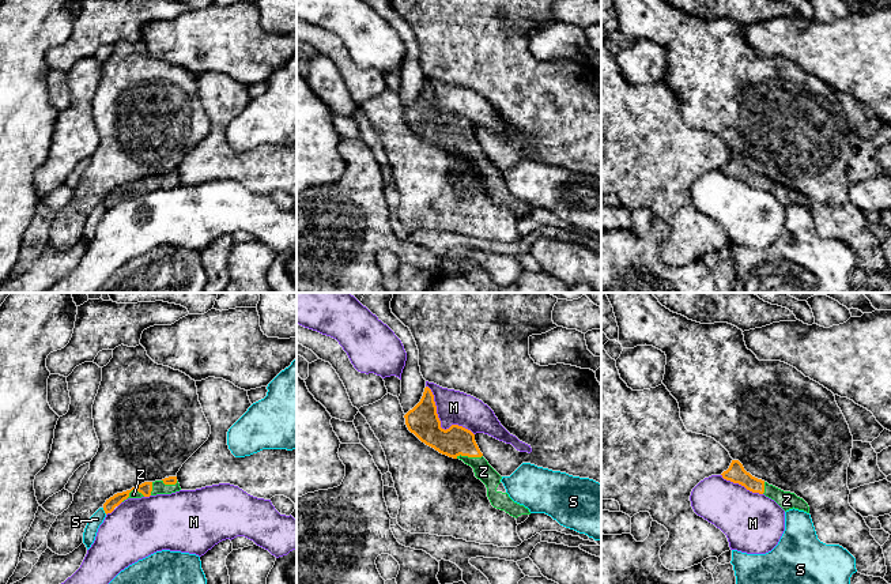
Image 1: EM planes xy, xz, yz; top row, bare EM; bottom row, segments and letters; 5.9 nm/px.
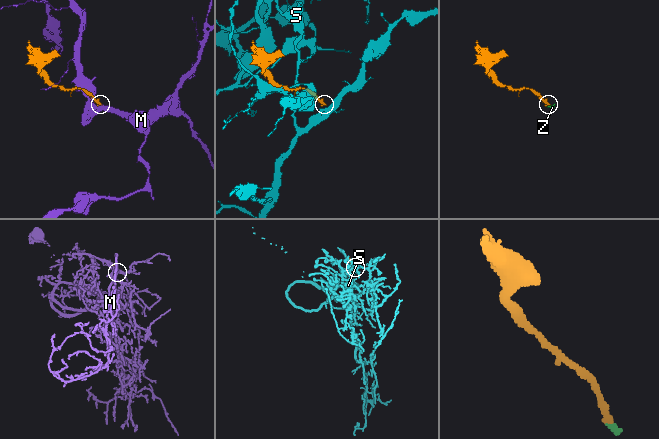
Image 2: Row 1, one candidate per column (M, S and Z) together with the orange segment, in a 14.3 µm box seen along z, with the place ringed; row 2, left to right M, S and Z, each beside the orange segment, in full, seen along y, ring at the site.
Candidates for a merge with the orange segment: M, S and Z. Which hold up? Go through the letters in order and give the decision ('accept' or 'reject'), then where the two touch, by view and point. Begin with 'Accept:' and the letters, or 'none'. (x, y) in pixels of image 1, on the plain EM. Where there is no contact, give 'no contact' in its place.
Accept: Z
M: reject; meets orange in xz at (440, 117)
S: reject; meets orange in xy at (104, 204)
Z: accept; meets orange in xz at (468, 151)

